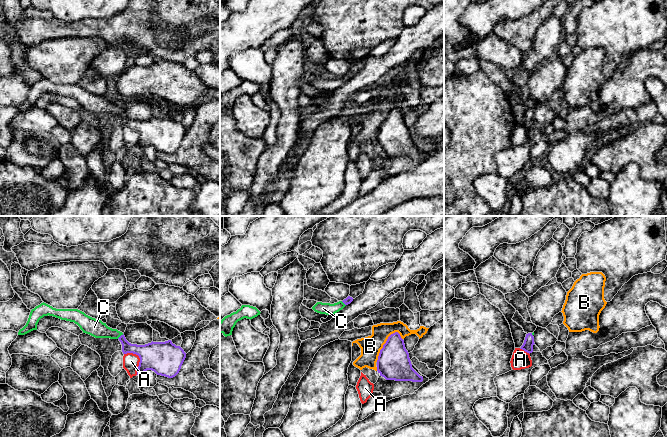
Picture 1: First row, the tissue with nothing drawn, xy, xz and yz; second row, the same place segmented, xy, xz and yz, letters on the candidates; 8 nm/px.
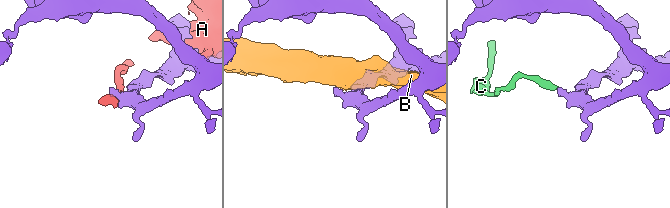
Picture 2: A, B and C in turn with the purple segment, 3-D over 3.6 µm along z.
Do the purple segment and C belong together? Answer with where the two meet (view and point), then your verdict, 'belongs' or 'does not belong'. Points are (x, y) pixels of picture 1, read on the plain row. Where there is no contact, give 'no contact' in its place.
xy (121, 111) | belongs

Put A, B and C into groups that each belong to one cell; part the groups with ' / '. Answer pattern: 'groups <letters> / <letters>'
groups A / B / C

